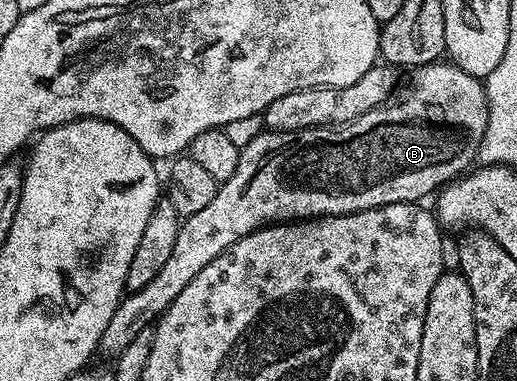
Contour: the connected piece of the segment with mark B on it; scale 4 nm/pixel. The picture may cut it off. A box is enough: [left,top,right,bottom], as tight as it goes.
[99,63,488,355]

